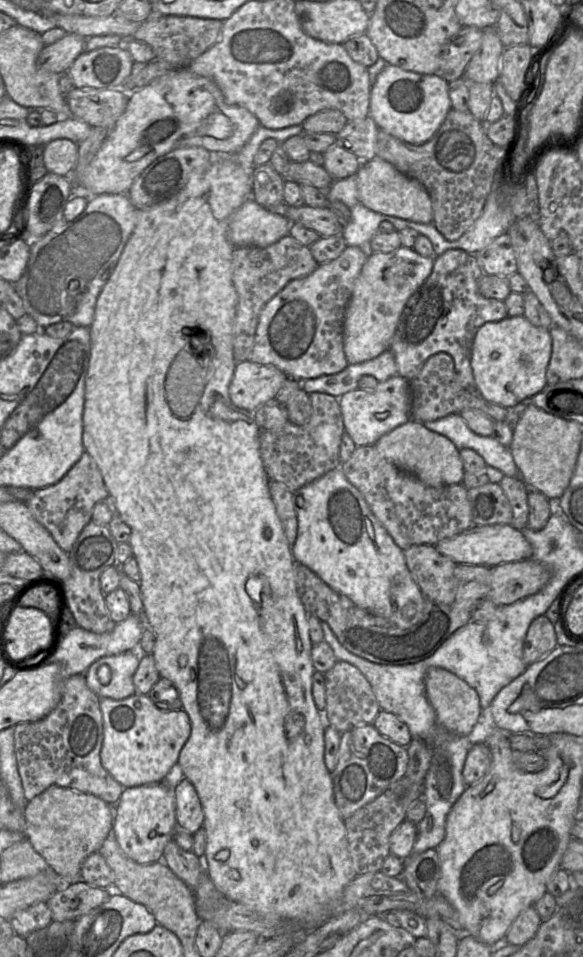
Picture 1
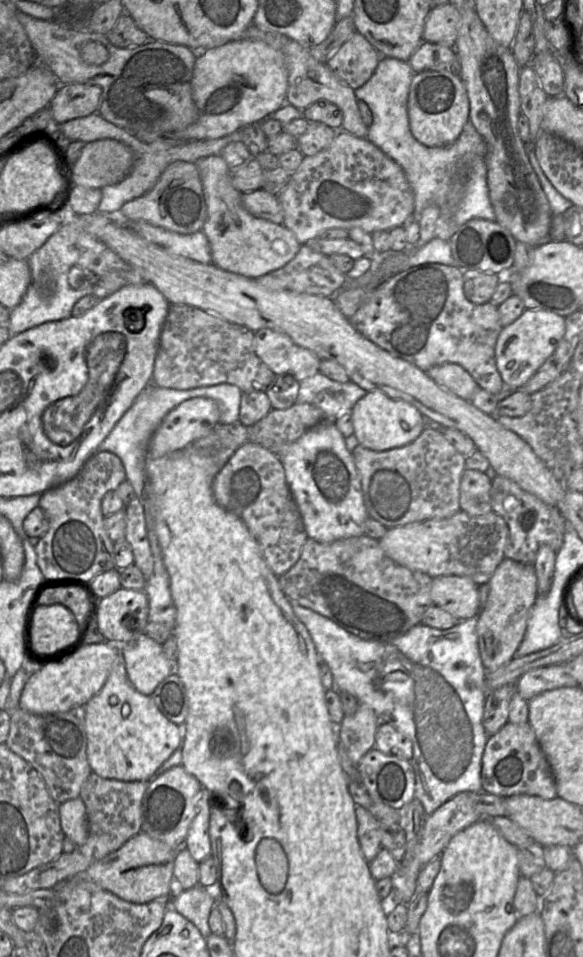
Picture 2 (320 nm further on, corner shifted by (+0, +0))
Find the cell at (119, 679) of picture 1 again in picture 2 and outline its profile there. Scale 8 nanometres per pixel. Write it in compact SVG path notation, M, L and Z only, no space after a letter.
M145 633L121 644L120 654L125 661L128 680L144 695L151 695L160 682L177 671L177 661L167 659L162 645Z

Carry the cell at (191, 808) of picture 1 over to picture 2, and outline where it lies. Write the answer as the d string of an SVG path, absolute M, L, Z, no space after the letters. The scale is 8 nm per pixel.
M202 788L195 802L195 816L189 826L189 830L184 841L184 846L191 856L200 863L211 856L211 841L209 836L210 806L211 802L216 801L214 793Z

